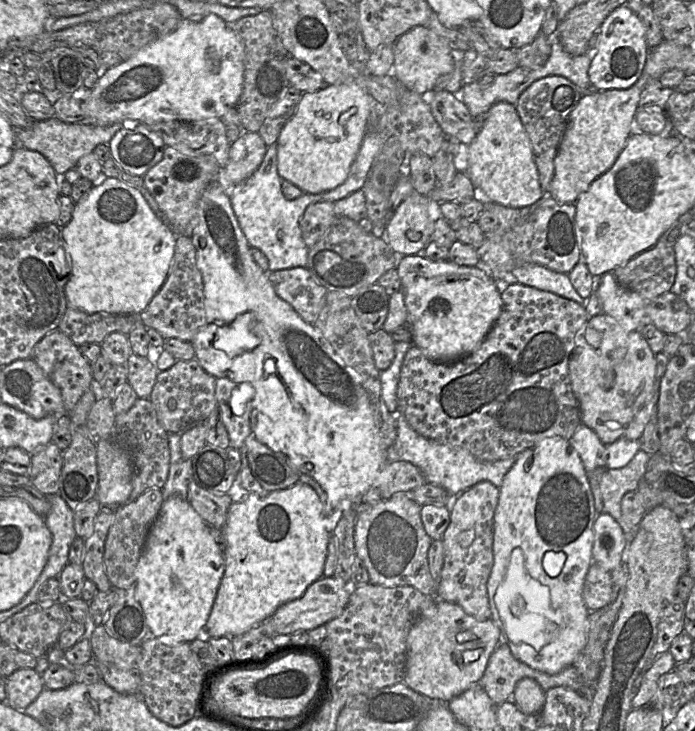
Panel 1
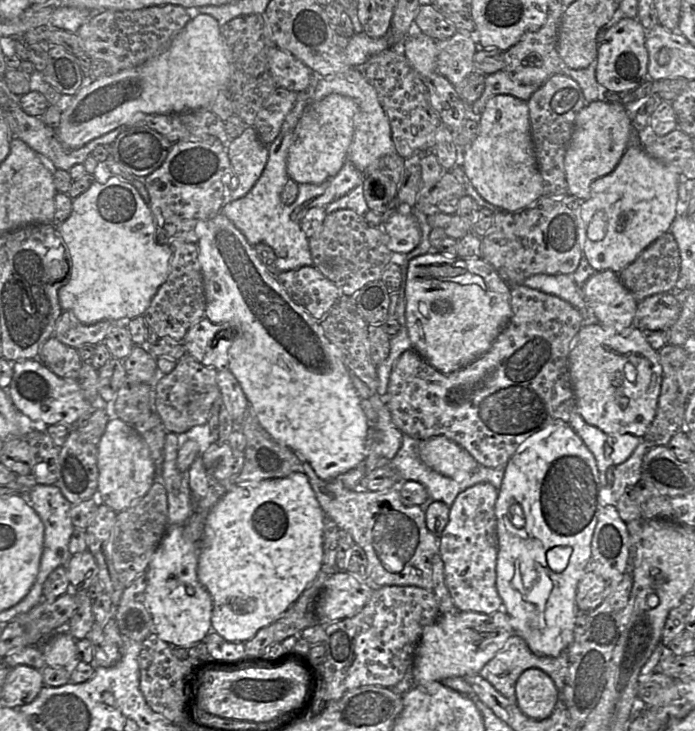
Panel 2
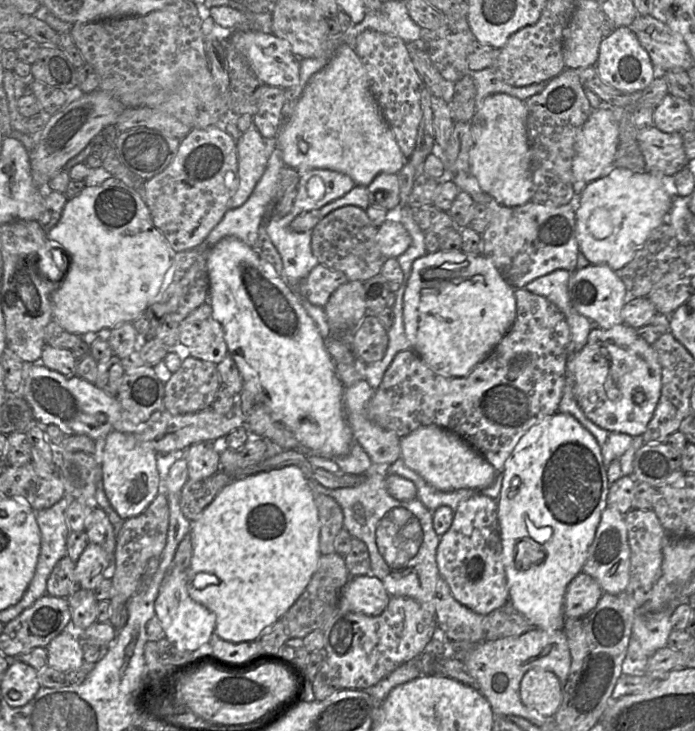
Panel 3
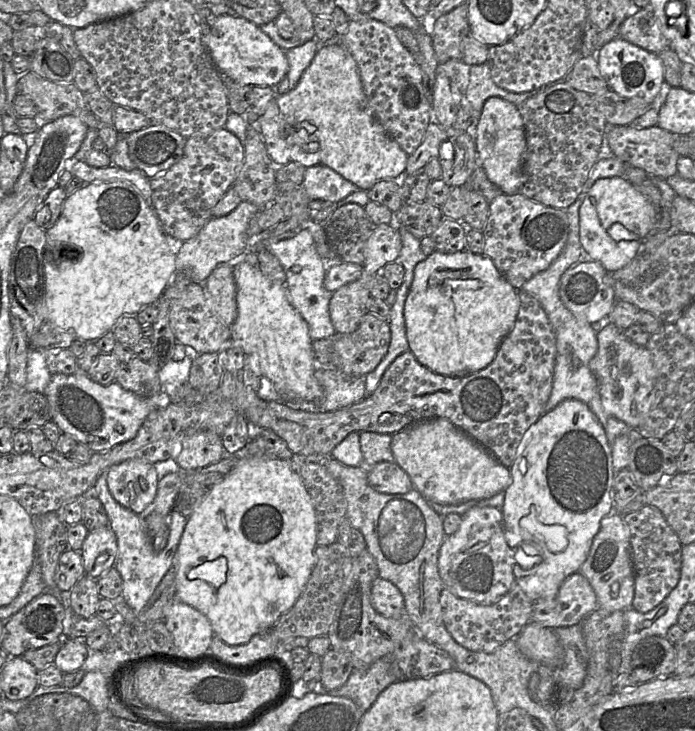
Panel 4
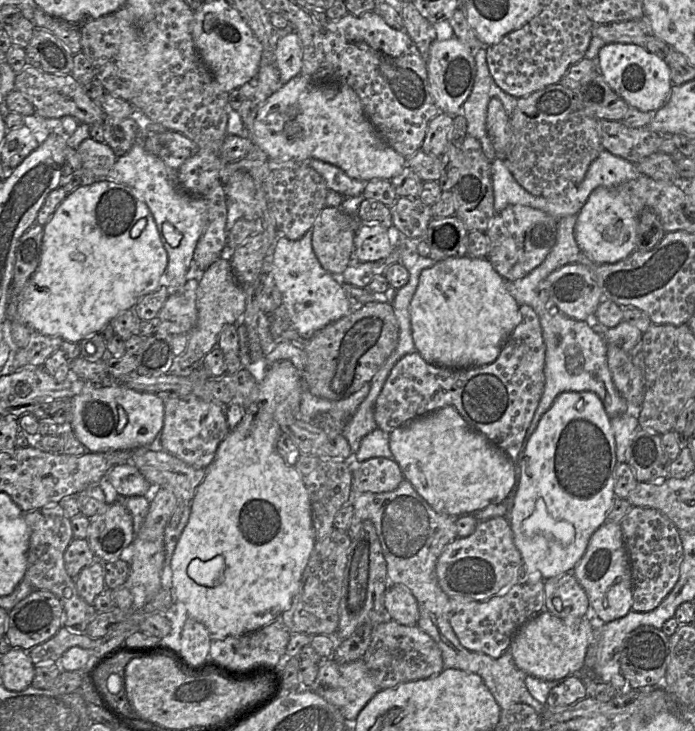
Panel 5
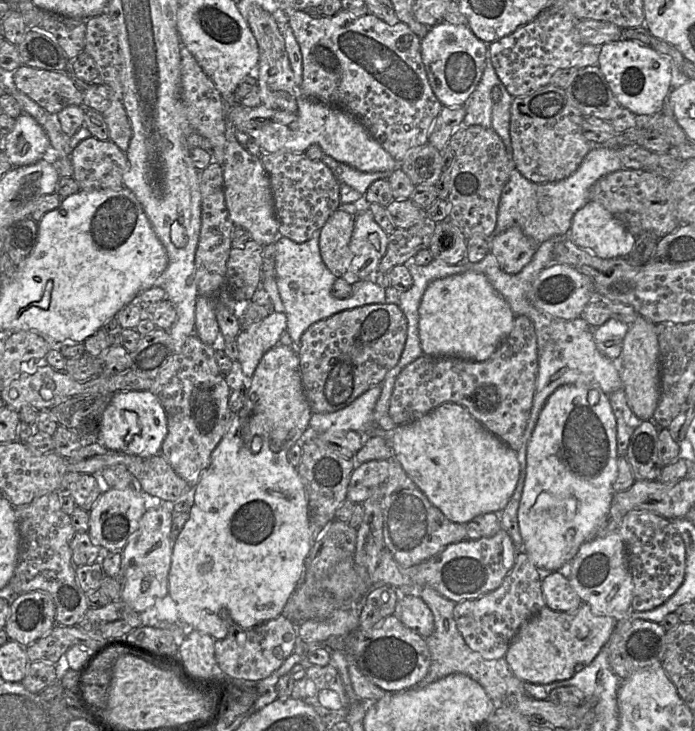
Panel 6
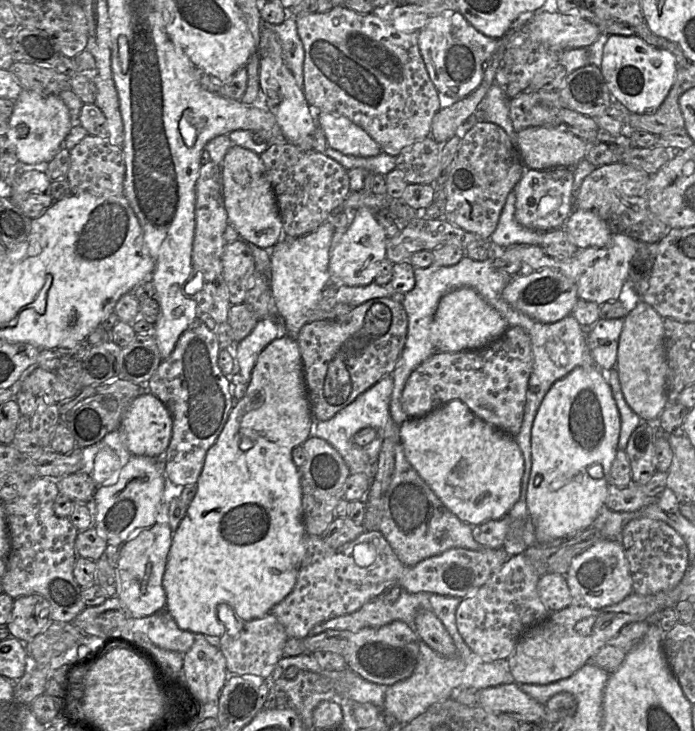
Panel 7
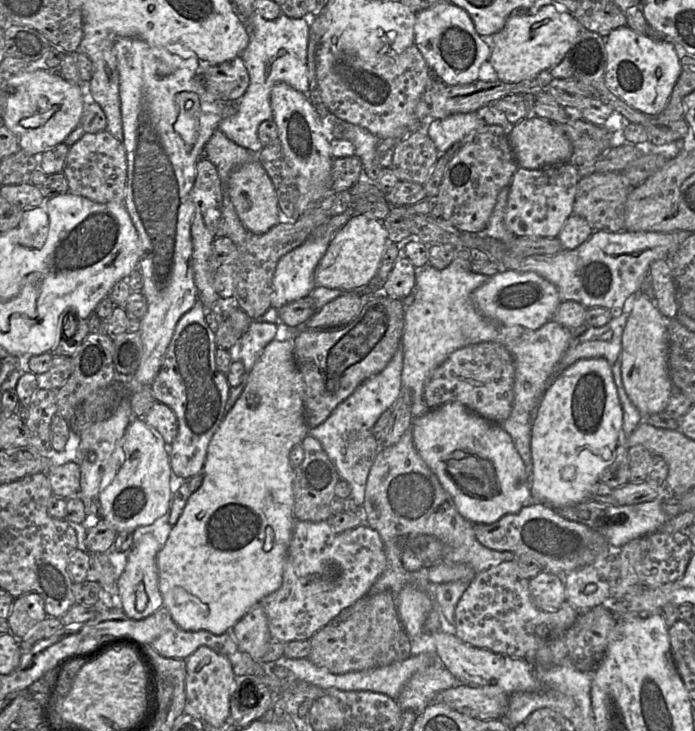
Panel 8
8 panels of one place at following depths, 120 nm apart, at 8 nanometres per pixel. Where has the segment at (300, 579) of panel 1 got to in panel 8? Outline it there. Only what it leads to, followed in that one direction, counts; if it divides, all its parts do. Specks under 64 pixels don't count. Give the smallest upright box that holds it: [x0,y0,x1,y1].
[157,340,309,635]

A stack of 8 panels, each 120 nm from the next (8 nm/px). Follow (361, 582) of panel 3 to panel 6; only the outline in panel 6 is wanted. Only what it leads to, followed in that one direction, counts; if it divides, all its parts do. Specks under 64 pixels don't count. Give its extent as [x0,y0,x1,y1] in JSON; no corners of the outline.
[393,595,434,638]

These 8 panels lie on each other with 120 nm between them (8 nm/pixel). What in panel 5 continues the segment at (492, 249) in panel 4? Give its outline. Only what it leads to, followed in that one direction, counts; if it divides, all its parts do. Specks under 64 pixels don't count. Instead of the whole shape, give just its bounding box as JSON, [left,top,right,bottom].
[486,205,558,281]

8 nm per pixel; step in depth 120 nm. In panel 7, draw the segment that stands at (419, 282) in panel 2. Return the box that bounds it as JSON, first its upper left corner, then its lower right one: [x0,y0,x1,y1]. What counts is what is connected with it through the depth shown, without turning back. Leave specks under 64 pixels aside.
[430,287,510,352]

